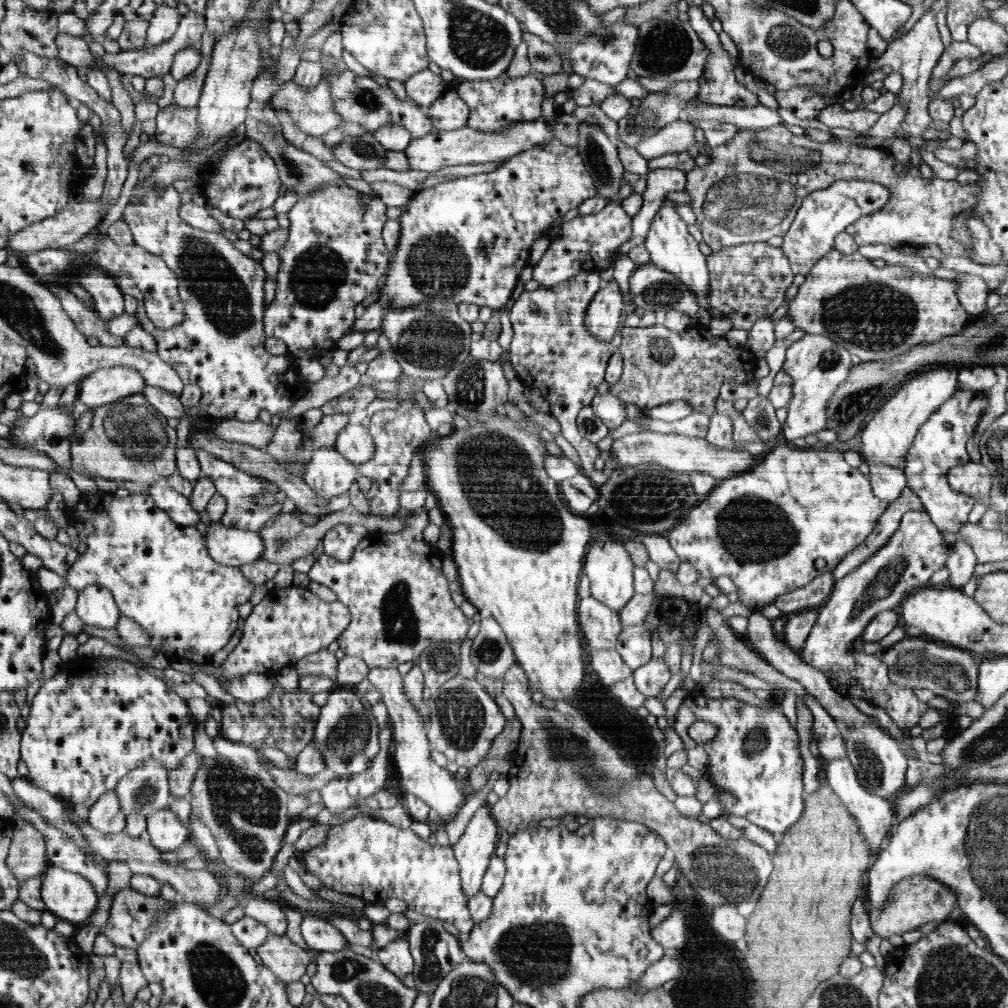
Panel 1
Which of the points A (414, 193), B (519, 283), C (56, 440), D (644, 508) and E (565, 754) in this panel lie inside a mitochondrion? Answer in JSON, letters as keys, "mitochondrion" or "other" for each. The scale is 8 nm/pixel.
{"A":"other","B":"other","C":"other","D":"mitochondrion","E":"mitochondrion"}

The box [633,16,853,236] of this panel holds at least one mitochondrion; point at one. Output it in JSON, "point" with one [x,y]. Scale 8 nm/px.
{"point":[788,43]}

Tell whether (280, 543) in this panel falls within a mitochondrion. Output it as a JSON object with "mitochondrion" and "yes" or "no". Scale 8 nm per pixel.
{"mitochondrion":"yes"}

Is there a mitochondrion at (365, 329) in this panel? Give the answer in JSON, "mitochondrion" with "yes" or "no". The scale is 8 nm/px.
{"mitochondrion":"no"}

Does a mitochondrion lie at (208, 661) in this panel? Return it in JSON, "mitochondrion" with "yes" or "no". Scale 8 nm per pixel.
{"mitochondrion":"no"}

